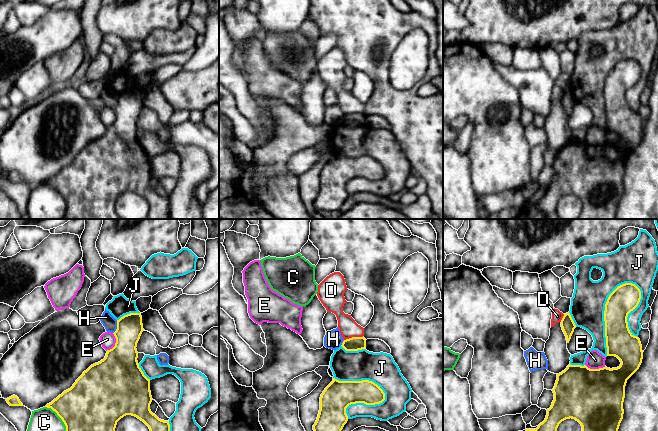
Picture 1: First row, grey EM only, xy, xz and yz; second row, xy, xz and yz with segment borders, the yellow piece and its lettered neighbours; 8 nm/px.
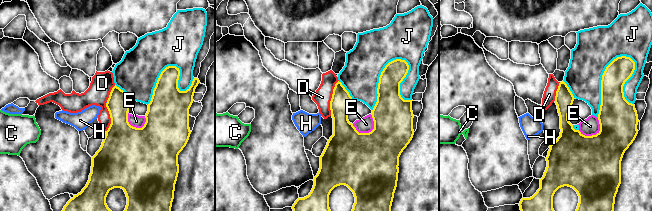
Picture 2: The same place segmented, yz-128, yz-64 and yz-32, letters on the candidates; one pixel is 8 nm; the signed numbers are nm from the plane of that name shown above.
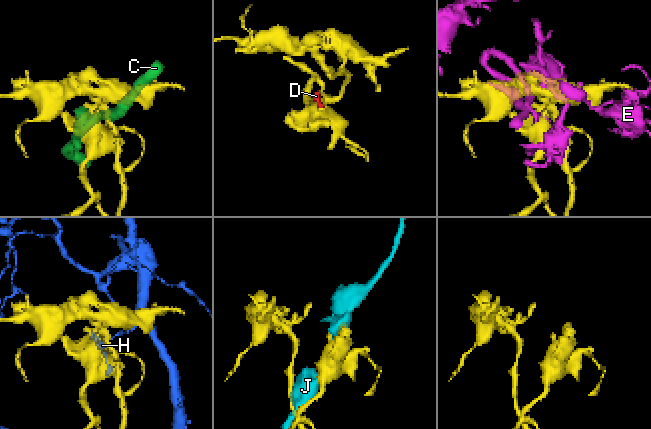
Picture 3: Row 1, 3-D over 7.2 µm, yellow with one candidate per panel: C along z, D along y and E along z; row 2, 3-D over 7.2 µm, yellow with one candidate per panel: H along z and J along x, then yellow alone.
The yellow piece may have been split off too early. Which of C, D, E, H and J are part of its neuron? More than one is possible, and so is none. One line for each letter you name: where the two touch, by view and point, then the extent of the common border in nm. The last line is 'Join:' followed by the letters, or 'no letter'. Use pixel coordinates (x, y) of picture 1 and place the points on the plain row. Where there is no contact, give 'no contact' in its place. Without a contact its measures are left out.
Join: no letter

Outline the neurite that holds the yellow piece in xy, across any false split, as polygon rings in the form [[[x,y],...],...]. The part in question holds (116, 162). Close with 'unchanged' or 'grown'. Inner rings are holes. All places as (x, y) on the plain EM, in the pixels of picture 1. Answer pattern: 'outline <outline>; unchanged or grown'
outline [[[130,89],[117,96],[117,105],[113,109],[116,119],[112,125],[107,126],[105,134],[91,141],[70,165],[45,182],[55,187],[64,198],[66,202],[64,219],[121,219],[115,211],[115,204],[117,198],[126,191],[137,193],[149,203],[150,210],[146,219],[170,219],[169,197],[161,196],[151,188],[150,155],[144,151],[137,137],[136,123],[143,107],[141,89]]]; unchanged

